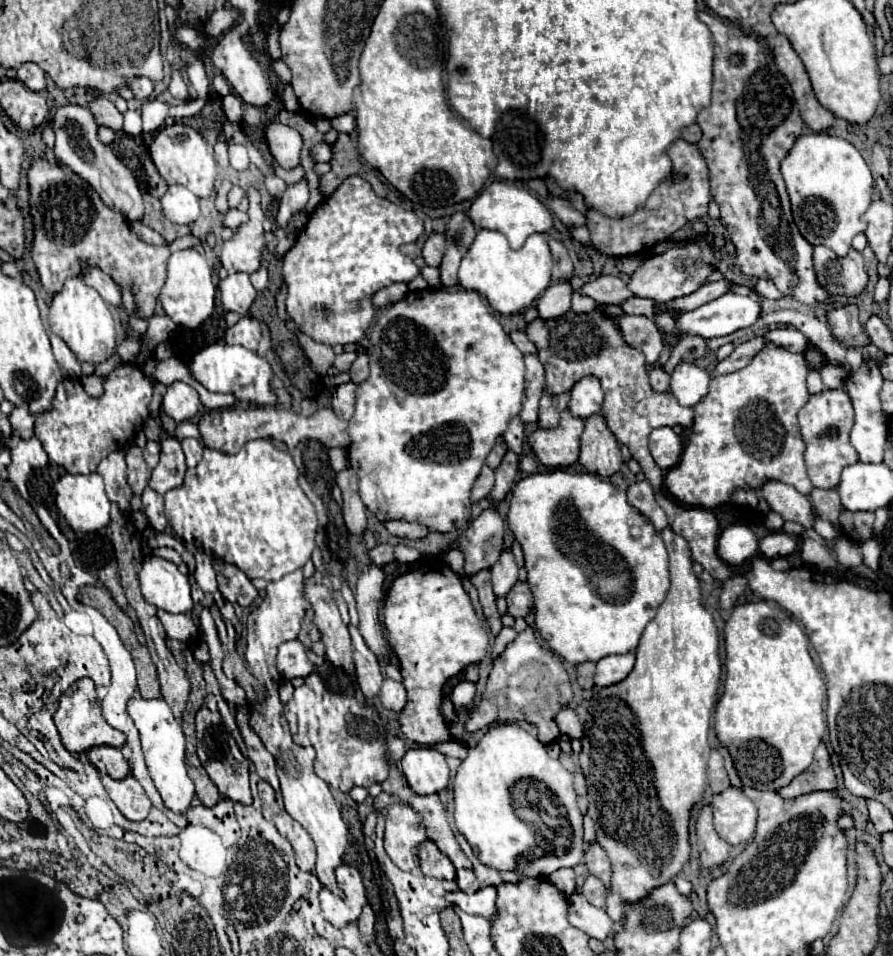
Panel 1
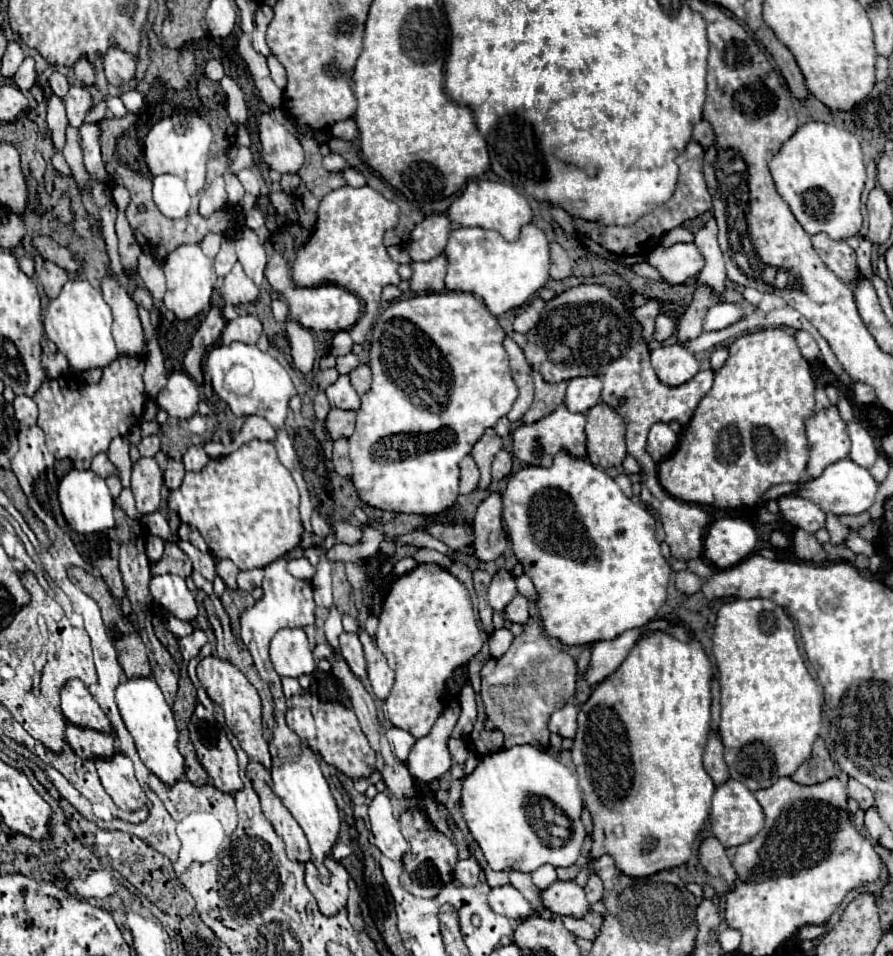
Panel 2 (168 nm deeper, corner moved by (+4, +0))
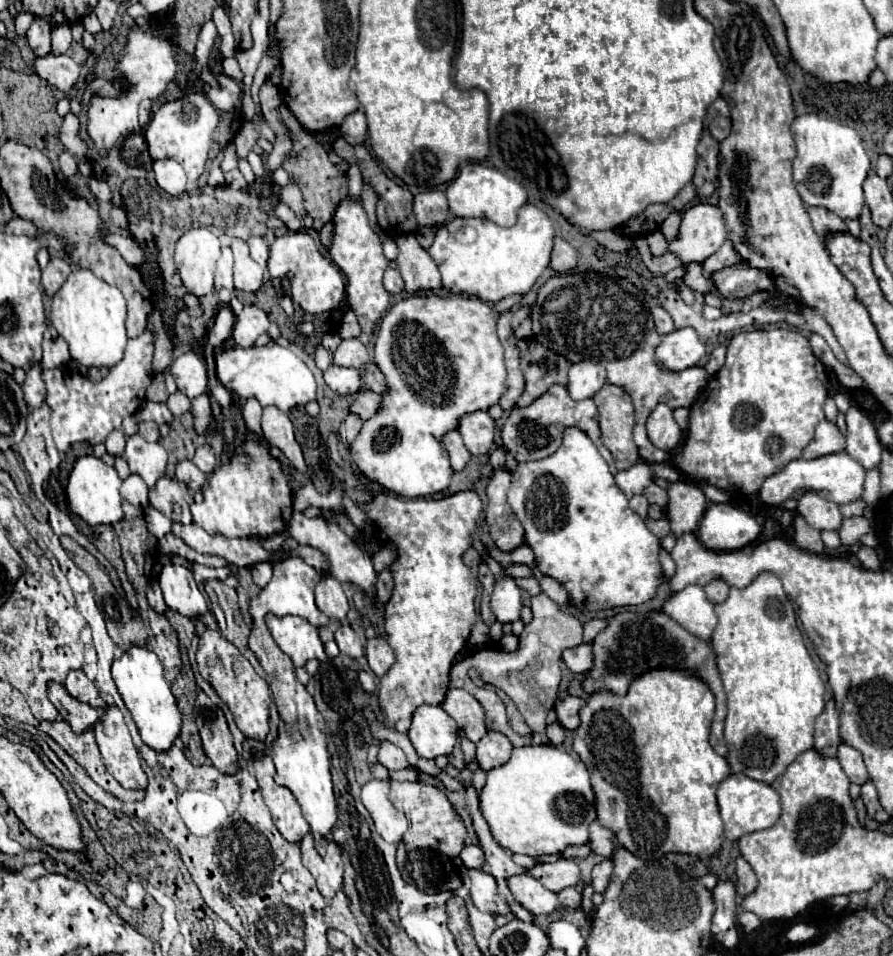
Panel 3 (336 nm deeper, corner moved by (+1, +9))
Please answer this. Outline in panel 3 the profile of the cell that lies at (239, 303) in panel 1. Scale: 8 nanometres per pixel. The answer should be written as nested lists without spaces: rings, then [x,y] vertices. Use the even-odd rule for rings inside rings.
[[[231,239],[231,249],[235,255],[235,289],[241,291],[257,291],[263,283],[263,269],[257,265],[251,255],[249,247],[243,239]]]

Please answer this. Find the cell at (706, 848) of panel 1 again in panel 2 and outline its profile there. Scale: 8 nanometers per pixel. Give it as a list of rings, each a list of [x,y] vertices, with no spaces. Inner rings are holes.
[[[716,836],[702,838],[700,850],[698,850],[698,860],[700,860],[700,866],[702,866],[708,874],[724,878],[730,888],[734,886],[736,872],[734,872],[730,860],[728,860],[728,856],[726,856],[724,846],[718,842]]]

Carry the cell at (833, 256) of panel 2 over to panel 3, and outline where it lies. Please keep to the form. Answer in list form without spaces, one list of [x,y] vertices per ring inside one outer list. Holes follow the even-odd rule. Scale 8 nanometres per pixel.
[[[807,207],[807,213],[813,221],[815,231],[819,233],[819,237],[823,239],[827,233],[835,233],[835,231],[847,231],[847,225],[843,219],[839,219],[835,213],[829,213],[829,209],[821,209],[821,207]]]

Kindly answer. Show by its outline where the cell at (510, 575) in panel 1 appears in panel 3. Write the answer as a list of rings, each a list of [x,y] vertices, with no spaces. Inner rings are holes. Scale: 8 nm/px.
[[[505,577],[499,579],[495,583],[493,595],[491,595],[491,609],[497,617],[499,623],[513,623],[519,619],[521,613],[521,591],[517,587],[517,583],[513,581],[513,577]]]

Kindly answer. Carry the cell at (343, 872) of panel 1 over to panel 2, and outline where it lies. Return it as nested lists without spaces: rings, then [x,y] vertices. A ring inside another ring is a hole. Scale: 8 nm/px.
[[[326,858],[326,868],[330,870],[330,884],[322,884],[316,868],[312,862],[306,864],[306,886],[310,888],[312,896],[318,900],[318,908],[324,916],[334,916],[346,906],[348,898],[348,872],[346,868],[336,862],[334,858]]]

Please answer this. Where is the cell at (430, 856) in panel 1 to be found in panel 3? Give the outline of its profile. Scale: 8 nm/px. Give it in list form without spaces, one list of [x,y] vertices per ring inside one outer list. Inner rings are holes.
[[[375,763],[371,767],[373,777],[381,781],[389,781],[389,797],[393,805],[405,813],[409,821],[409,829],[403,835],[403,843],[407,843],[409,861],[413,865],[411,877],[417,883],[417,889],[425,893],[441,893],[441,891],[455,891],[461,887],[461,869],[463,863],[459,859],[459,853],[465,845],[467,827],[463,819],[457,815],[453,803],[449,797],[435,785],[427,783],[409,783],[409,781],[393,781],[389,777],[389,769],[381,763]]]

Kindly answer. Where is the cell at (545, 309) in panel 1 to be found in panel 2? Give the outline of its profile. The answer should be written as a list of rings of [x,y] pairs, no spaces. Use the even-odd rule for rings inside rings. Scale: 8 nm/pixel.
[[[534,298],[534,300],[528,304],[528,308],[526,308],[522,314],[518,314],[518,318],[514,320],[514,330],[516,330],[516,332],[522,332],[522,334],[526,334],[528,330],[532,330],[532,328],[536,326],[536,322],[540,320],[540,314],[542,314],[544,306],[546,306],[546,300]]]

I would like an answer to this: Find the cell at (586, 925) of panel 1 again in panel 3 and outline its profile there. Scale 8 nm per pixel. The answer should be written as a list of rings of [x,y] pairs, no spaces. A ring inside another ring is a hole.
[[[557,859],[555,863],[537,863],[535,867],[527,869],[527,873],[539,879],[547,889],[559,893],[565,887],[577,885],[579,881],[579,867],[573,859]]]

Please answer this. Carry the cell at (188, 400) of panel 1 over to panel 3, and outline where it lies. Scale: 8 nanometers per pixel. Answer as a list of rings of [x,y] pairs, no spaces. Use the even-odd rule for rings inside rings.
[[[181,353],[171,365],[171,375],[177,381],[177,389],[183,391],[189,399],[207,393],[207,369],[199,353]]]

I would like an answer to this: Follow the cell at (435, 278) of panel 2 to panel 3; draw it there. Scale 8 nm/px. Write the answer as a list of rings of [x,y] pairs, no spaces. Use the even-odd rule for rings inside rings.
[[[403,235],[395,239],[399,255],[395,259],[397,271],[405,281],[405,291],[415,295],[417,291],[435,291],[441,287],[441,275],[431,255],[417,243],[415,235]]]

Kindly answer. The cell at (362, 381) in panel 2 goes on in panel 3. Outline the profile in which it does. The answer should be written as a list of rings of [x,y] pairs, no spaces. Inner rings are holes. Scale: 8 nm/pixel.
[[[369,363],[365,367],[365,375],[363,375],[363,381],[365,381],[365,387],[375,391],[375,393],[387,393],[387,383],[385,383],[385,377],[383,373],[379,371],[379,367],[375,363]]]

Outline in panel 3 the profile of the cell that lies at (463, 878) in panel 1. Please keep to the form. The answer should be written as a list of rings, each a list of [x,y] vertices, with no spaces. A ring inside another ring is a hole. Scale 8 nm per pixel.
[[[467,845],[463,847],[461,851],[461,861],[465,863],[467,869],[481,869],[483,863],[485,863],[485,855],[483,855],[483,849],[479,845]]]

